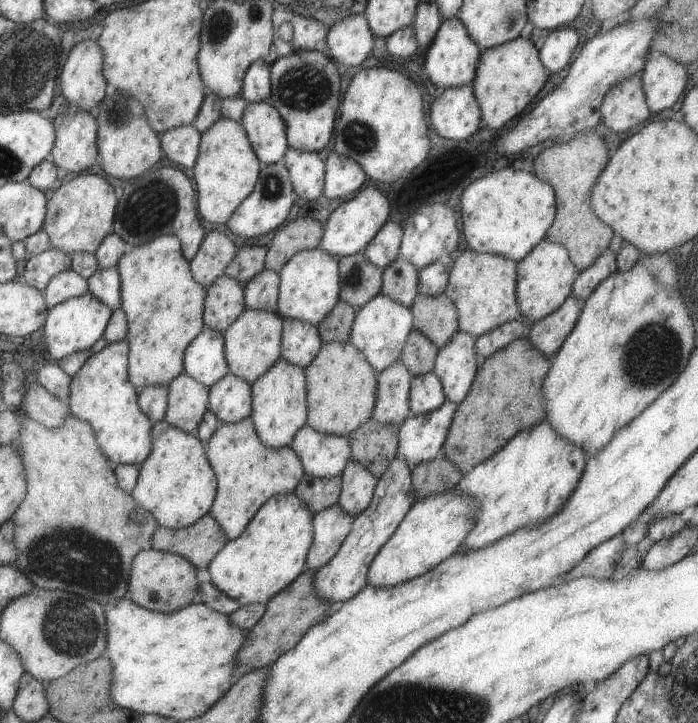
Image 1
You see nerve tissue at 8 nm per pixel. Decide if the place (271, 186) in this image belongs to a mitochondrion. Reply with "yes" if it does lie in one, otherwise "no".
yes

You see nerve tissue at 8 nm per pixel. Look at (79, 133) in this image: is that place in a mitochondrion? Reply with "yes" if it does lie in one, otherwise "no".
no

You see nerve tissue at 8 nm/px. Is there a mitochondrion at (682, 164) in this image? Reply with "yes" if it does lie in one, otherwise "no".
no

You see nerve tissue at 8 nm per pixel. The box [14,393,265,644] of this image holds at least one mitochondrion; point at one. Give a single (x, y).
(76, 559)

